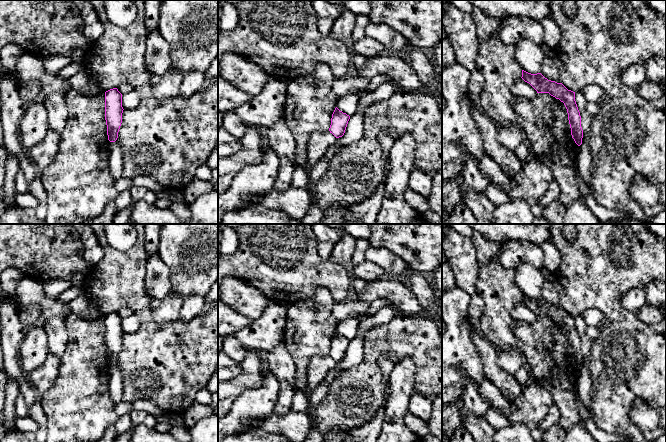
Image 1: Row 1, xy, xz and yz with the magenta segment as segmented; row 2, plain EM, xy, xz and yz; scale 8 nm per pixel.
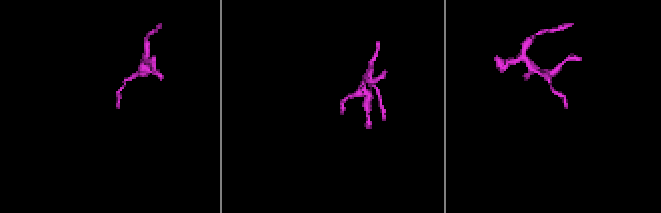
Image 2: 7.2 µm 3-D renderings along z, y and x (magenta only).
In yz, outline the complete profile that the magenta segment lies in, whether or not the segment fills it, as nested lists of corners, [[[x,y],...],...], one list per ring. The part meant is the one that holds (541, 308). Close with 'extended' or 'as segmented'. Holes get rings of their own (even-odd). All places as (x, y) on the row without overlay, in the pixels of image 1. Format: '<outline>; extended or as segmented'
[[[522,294],[521,302],[529,307],[537,317],[549,317],[564,327],[568,337],[572,362],[580,370],[582,368],[583,354],[580,336],[575,325],[575,316],[568,314],[562,307],[548,304],[541,297],[531,298]]]; as segmented

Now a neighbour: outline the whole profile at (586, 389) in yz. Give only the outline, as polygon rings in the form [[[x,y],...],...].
[[[581,314],[575,316],[575,325],[580,336],[581,351],[583,354],[582,368],[579,370],[577,379],[578,394],[586,411],[590,412],[591,401],[596,392],[596,387],[593,383],[590,371],[592,340],[586,335],[586,328],[588,325]]]

